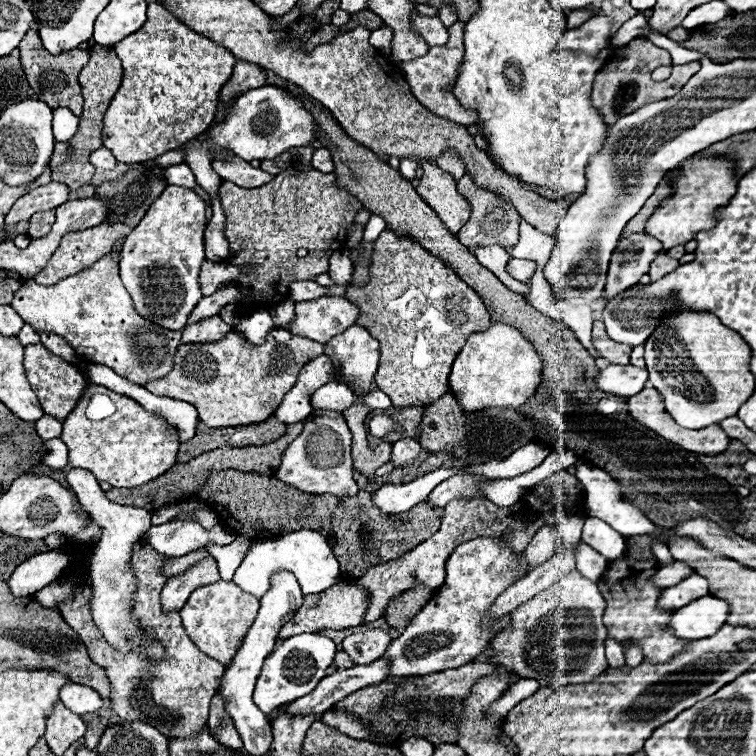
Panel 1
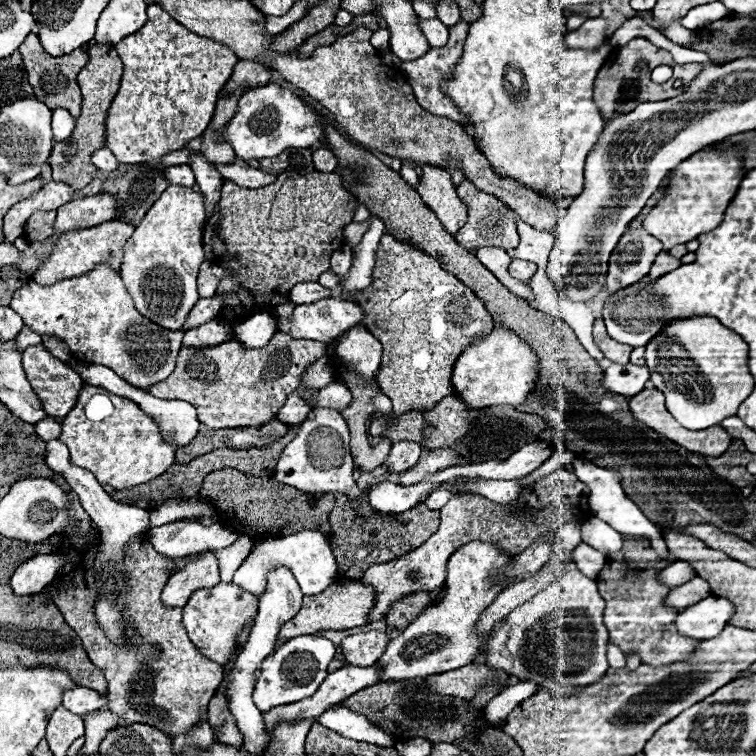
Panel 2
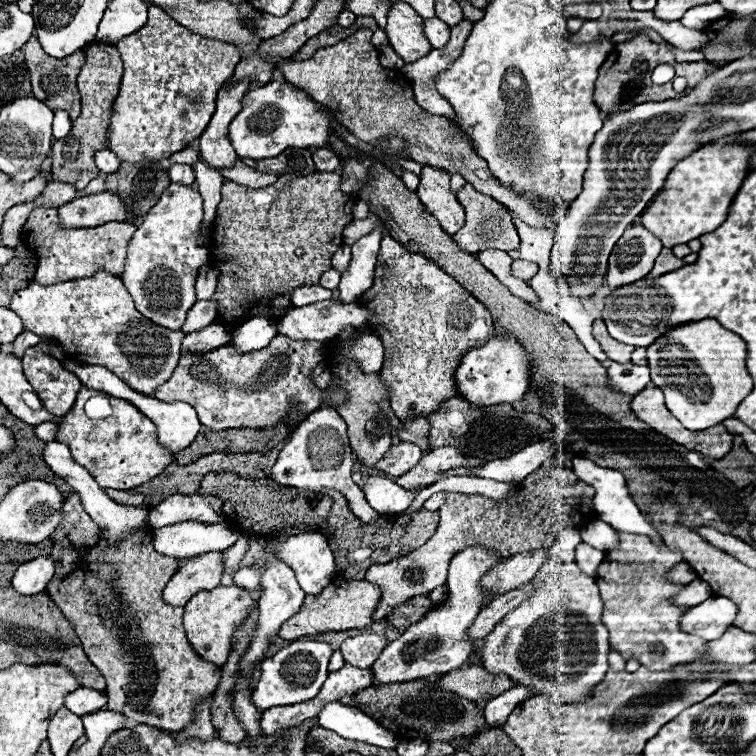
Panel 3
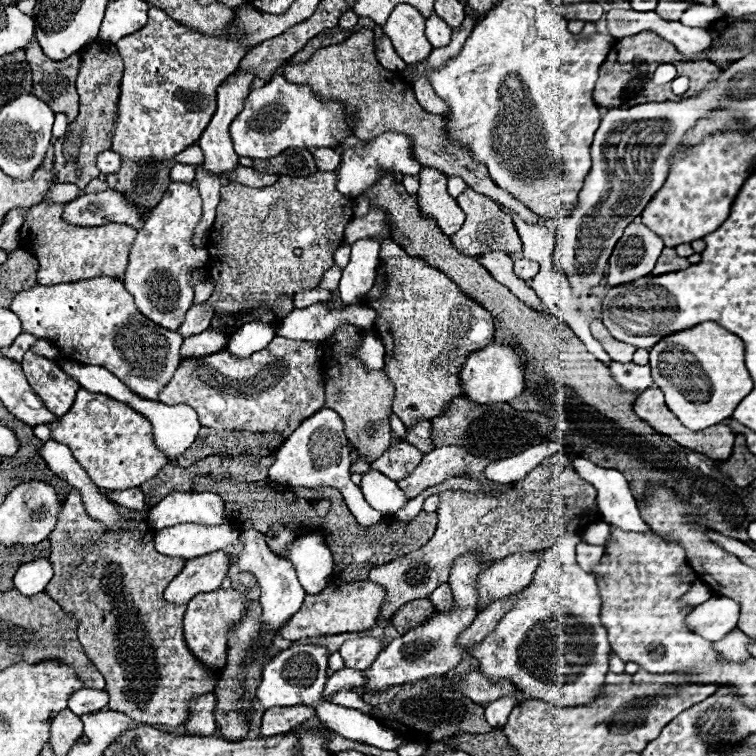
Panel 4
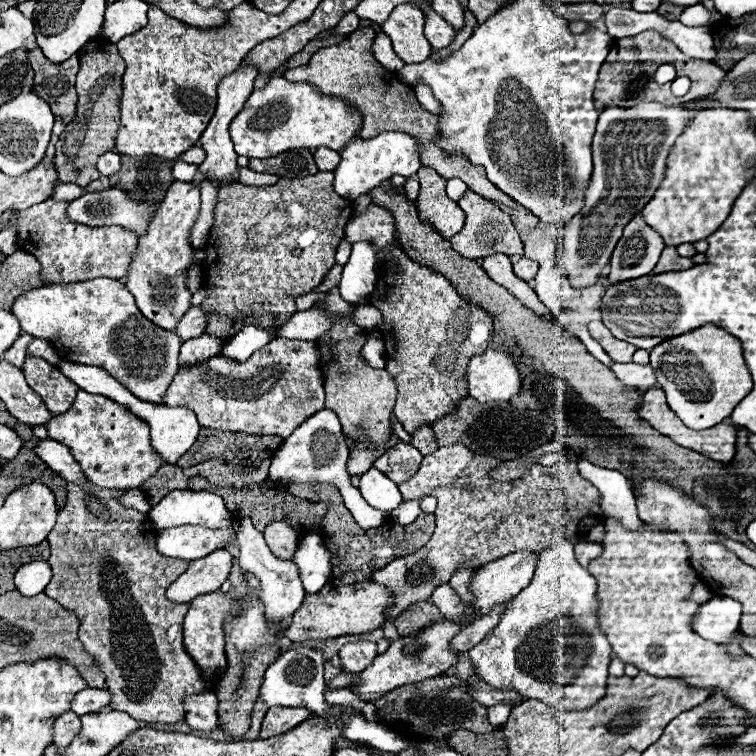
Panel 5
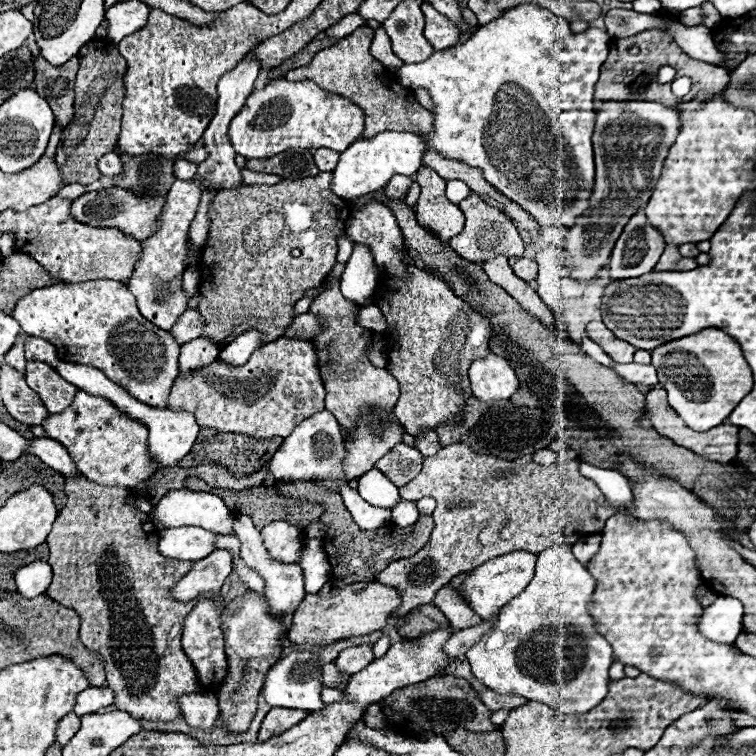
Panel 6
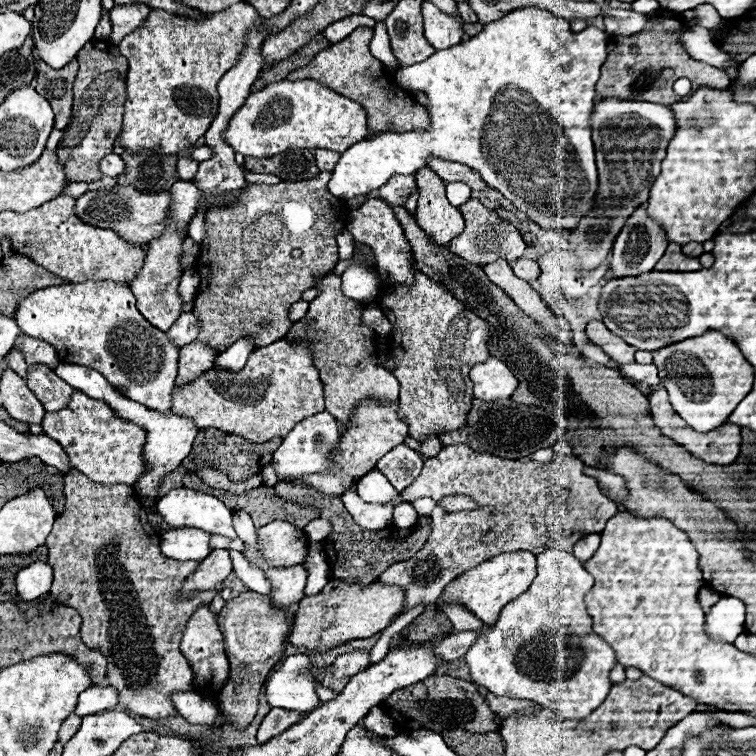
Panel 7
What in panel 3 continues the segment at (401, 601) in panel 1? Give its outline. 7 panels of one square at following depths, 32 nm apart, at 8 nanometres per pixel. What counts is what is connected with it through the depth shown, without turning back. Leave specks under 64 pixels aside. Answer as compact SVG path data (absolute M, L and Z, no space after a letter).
M416 596L404 602L402 606L396 606L388 618L388 624L394 626L402 634L404 630L408 630L408 626L420 622L430 608L432 608L432 602L428 596Z

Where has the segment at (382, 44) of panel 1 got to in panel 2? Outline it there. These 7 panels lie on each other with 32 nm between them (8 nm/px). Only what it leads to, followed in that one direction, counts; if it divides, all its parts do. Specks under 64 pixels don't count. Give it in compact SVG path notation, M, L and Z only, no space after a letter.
M379 28L374 32L374 35L372 35L372 40L370 40L370 43L380 50L381 53L384 53L384 50L388 50L387 48L390 47L389 44L390 40L390 32L385 28Z

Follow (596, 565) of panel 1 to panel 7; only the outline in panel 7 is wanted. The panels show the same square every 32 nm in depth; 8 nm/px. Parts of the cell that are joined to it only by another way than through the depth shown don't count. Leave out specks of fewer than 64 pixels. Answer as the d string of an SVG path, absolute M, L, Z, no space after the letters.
M588 534L584 536L580 542L576 542L574 546L574 556L580 560L580 562L586 562L588 556L592 556L596 552L596 534Z

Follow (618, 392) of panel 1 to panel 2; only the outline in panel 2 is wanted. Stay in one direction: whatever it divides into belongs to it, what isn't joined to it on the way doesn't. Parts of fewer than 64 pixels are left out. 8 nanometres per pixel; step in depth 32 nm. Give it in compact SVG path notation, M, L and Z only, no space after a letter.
M612 364L604 372L604 388L614 394L636 396L640 390L646 388L650 380L650 370L646 366L634 364Z

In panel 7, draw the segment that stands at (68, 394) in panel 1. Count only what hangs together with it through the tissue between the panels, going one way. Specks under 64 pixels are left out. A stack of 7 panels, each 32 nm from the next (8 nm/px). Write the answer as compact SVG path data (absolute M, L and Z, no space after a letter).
M40 364L28 368L26 382L28 382L28 388L36 394L36 398L42 402L42 406L48 412L62 410L68 398L72 396L72 388L64 380L56 378L54 370L44 368Z

